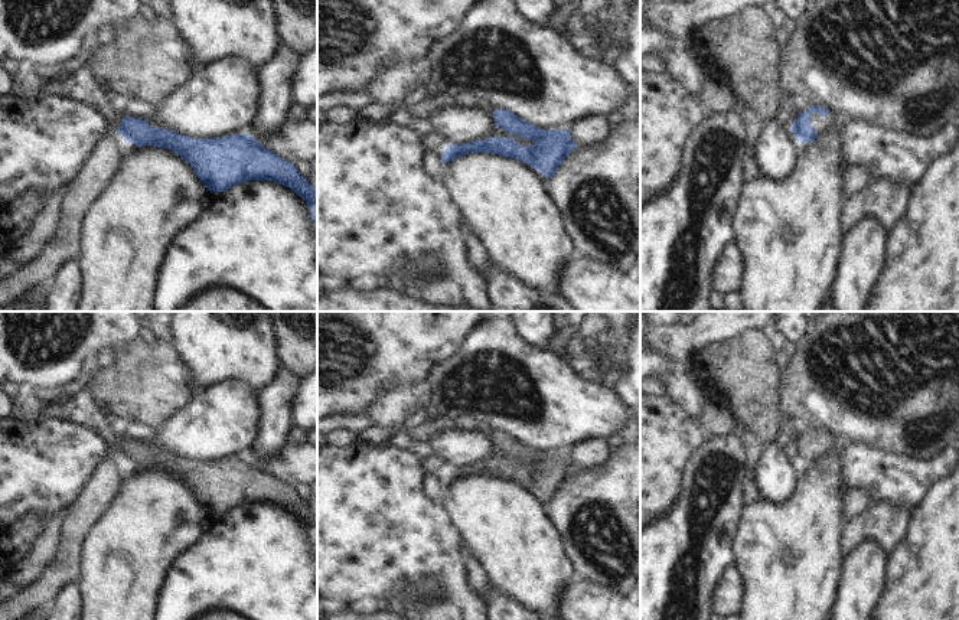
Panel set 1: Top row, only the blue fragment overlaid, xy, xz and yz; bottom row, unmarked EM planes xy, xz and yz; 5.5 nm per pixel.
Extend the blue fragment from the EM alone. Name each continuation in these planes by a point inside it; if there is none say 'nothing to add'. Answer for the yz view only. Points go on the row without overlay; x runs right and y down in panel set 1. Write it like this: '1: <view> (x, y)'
1: yz (822, 449)

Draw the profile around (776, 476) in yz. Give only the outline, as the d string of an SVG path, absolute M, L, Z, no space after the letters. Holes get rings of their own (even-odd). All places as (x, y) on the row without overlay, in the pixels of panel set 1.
M774 443L764 444L763 456L753 474L763 500L780 506L790 502L799 486L800 464L793 461L792 451Z

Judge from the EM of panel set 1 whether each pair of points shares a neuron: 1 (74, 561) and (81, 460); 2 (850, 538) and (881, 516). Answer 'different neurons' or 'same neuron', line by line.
1: different neurons
2: same neuron

